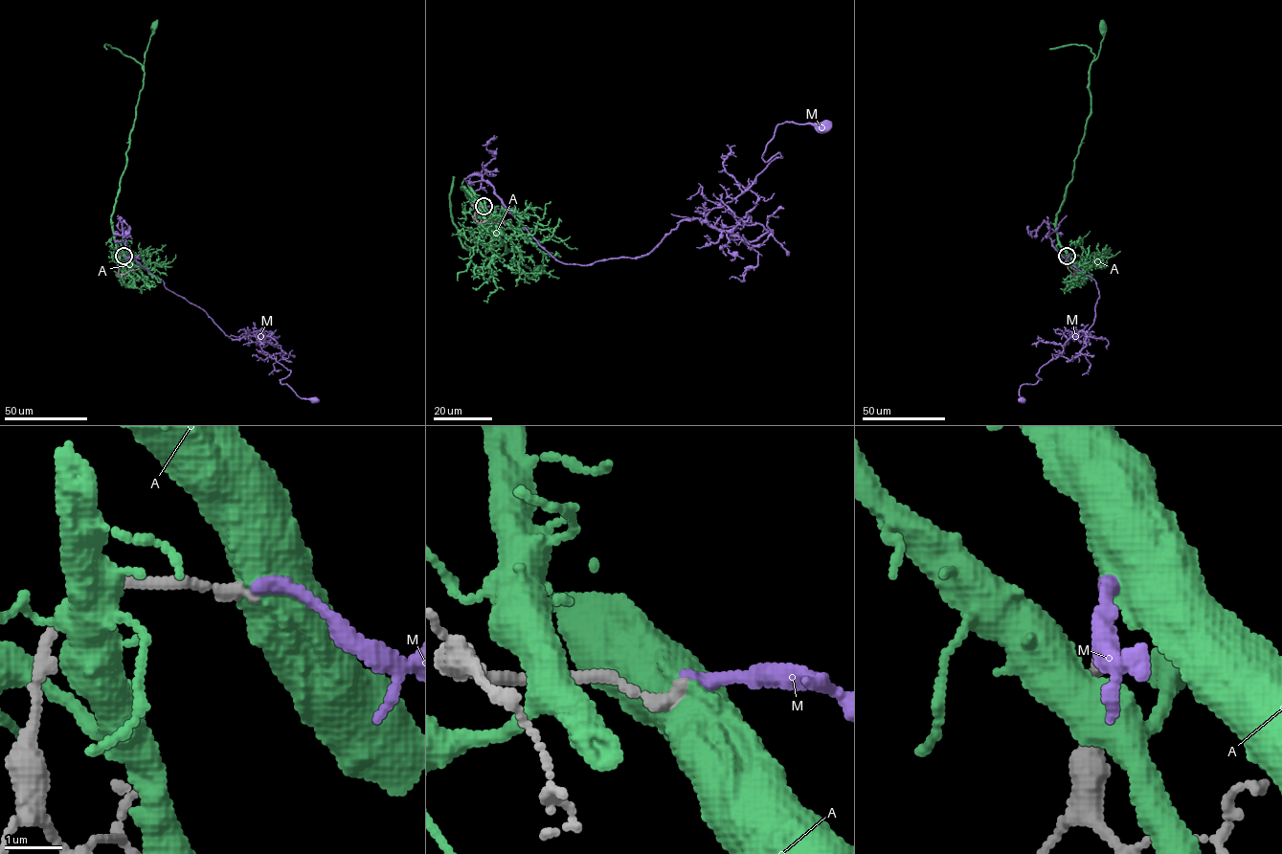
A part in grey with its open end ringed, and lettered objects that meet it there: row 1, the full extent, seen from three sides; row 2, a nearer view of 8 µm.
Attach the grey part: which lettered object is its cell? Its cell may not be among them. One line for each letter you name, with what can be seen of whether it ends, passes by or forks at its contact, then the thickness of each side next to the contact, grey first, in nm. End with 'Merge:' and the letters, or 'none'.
Merge: none

